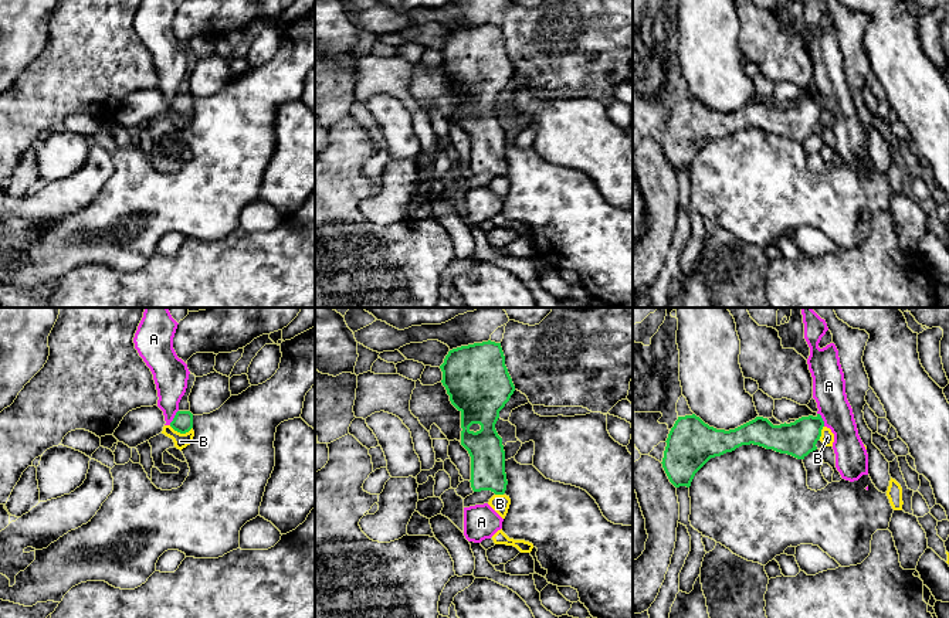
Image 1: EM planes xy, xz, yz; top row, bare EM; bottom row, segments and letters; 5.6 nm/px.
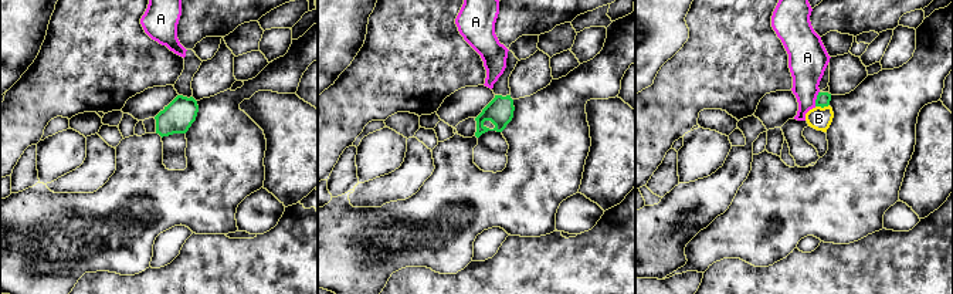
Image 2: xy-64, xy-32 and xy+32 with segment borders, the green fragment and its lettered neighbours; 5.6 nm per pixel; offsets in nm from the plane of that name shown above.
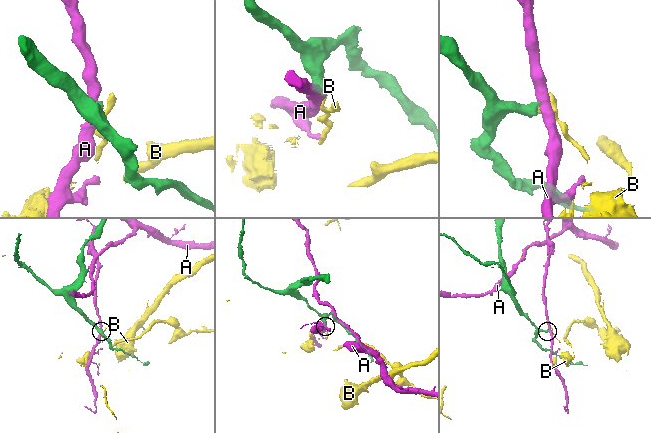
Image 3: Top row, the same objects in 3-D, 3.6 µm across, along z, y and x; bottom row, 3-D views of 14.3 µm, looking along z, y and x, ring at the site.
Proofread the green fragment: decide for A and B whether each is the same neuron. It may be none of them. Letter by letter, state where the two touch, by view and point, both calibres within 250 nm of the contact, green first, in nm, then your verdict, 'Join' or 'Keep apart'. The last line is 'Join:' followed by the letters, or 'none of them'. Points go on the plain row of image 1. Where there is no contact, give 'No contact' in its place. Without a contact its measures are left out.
A: Touches green at xy (175, 99). Thickness 120 nm (green) against 200 nm. Keep apart
B: Touches green at xy (180, 115). Thickness 120 nm (green) against 80 nm. Keep apart
Join: none of them

